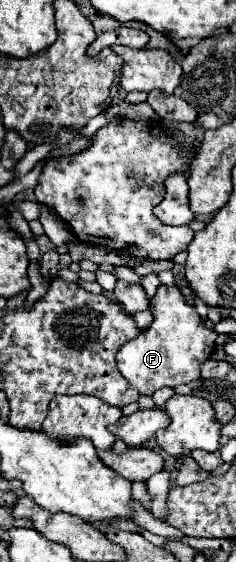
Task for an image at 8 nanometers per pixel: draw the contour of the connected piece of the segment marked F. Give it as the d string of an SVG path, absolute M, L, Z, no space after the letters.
M160 286L156 296L150 300L150 312L154 314L152 326L142 330L138 338L124 344L116 354L120 374L146 396L152 396L164 386L176 388L178 384L198 380L200 366L214 352L218 338L212 328L204 326L196 308L186 304L178 286Z

